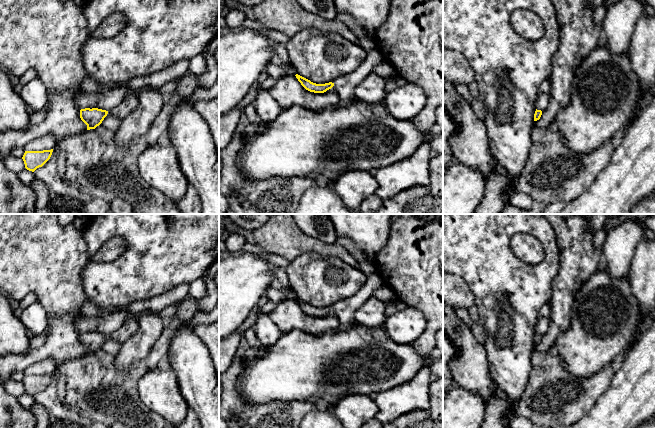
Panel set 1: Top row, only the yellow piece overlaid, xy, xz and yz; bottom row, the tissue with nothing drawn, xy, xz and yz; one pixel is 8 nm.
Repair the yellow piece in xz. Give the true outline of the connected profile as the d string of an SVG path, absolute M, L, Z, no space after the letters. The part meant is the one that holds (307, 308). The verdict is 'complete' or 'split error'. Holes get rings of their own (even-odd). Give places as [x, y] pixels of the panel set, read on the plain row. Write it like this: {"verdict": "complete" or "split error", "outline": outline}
{"verdict": "split error", "outline": "M375 272L367 277L366 282L356 294L337 302L333 307L316 308L298 298L295 300L301 309L310 316L324 317L334 310L340 326L348 329L356 325L355 312L384 284L383 277Z"}

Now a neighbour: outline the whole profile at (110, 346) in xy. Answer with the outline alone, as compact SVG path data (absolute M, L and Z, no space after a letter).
M108 336L100 349L115 357L119 353L121 347L121 343L115 341L111 336Z

